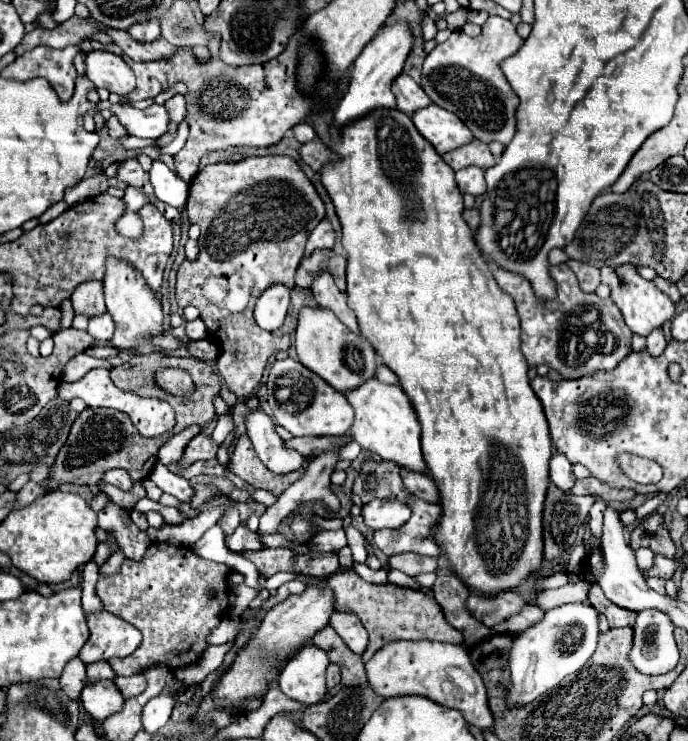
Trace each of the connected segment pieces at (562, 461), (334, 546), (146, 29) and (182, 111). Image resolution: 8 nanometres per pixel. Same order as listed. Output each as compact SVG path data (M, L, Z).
M556 453L550 459L550 481L560 489L570 489L574 485L572 463L564 457L564 453Z
M338 529L338 531L322 531L320 535L316 535L312 539L312 543L316 545L318 551L322 553L332 553L332 551L338 551L346 545L346 535L344 535L344 529Z
M142 21L128 31L136 41L156 41L160 39L160 21Z
M174 95L170 101L166 101L164 105L170 113L170 129L168 133L176 133L178 129L178 123L184 119L186 115L186 97L184 95Z

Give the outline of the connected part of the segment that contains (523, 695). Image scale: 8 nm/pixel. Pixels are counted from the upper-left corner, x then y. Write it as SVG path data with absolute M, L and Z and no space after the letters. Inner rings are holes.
M590 603L560 605L546 611L540 623L514 635L514 645L508 653L512 689L506 703L510 707L530 703L542 693L554 689L566 675L580 671L580 667L590 659L596 649L596 637L598 613Z

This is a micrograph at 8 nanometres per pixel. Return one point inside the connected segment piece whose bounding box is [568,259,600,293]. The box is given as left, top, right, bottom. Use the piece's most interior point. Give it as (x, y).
(589, 277)

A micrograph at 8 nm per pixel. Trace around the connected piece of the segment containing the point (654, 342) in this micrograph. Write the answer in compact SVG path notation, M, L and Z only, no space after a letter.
M654 329L650 335L648 335L648 353L650 355L662 355L666 347L666 335L664 335L664 329Z

